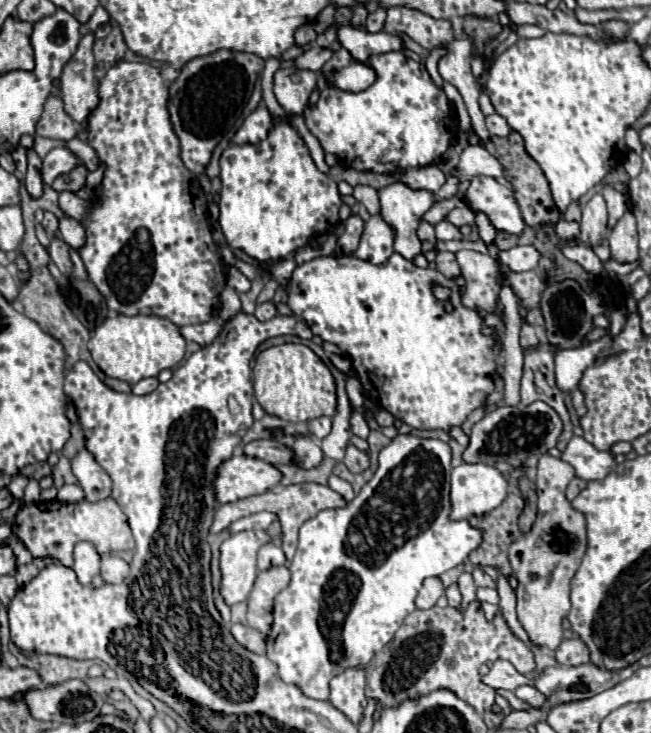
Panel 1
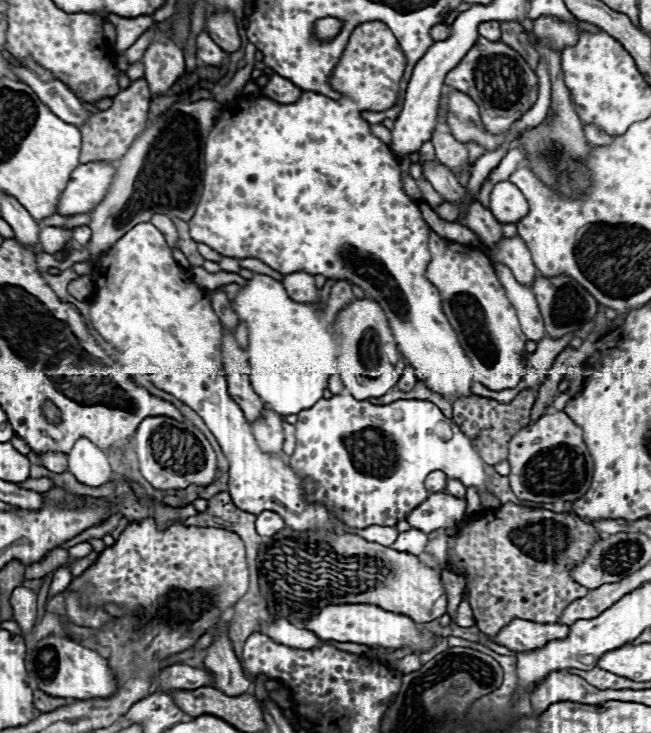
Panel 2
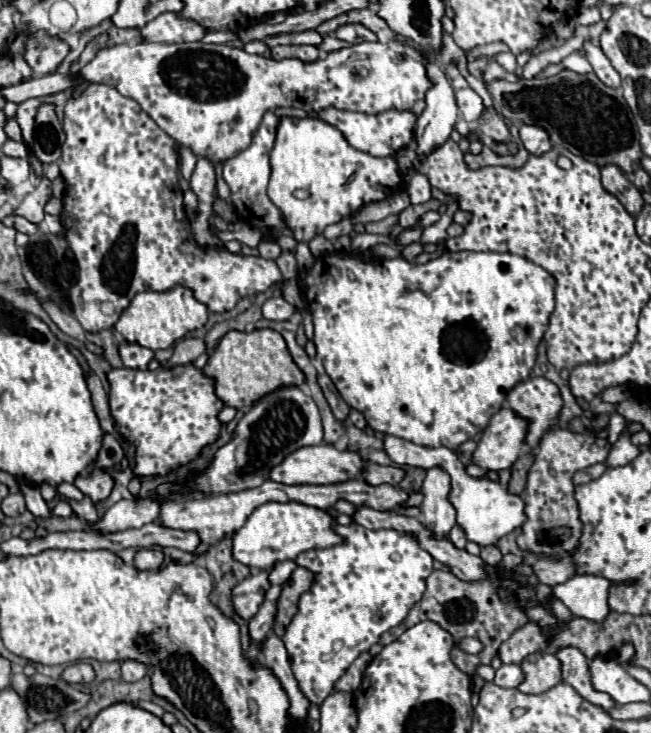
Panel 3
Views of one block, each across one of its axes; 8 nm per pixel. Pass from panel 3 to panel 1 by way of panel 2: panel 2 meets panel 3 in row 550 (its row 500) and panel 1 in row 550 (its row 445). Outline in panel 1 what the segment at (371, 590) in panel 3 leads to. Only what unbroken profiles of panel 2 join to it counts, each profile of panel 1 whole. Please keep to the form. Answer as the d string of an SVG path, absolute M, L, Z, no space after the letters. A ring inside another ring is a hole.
M396 436L382 452L378 458L378 470L374 474L374 478L360 490L360 494L346 504L346 508L338 508L338 510L322 510L318 516L306 520L300 528L300 540L298 540L298 548L296 554L290 562L290 572L292 572L292 580L290 584L274 598L274 624L266 636L266 646L268 646L268 658L278 666L278 674L286 684L296 684L304 696L314 698L314 700L328 700L328 682L336 676L342 674L348 666L352 668L366 668L370 658L380 652L396 634L396 630L402 626L404 618L416 610L414 600L418 590L422 588L424 580L430 576L440 576L442 572L462 564L468 554L478 548L478 544L482 542L482 534L480 530L472 528L468 524L468 520L460 520L460 522L452 522L448 518L450 514L450 446L442 440L426 440L426 438L416 438L416 436Z

